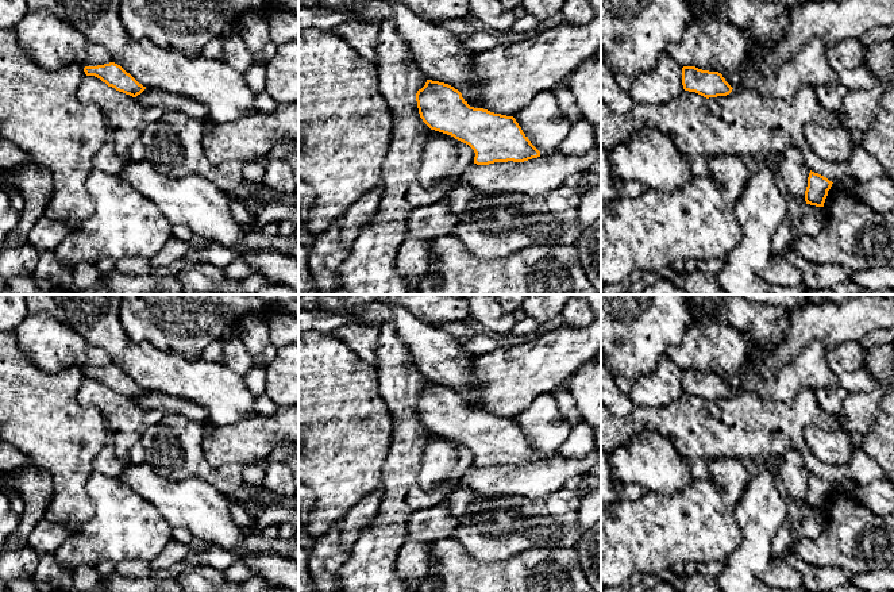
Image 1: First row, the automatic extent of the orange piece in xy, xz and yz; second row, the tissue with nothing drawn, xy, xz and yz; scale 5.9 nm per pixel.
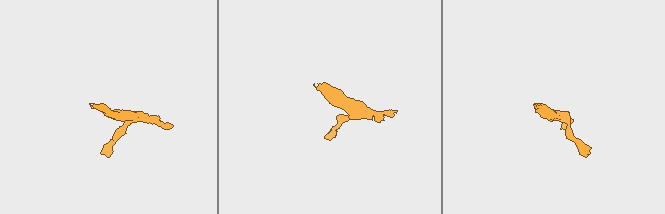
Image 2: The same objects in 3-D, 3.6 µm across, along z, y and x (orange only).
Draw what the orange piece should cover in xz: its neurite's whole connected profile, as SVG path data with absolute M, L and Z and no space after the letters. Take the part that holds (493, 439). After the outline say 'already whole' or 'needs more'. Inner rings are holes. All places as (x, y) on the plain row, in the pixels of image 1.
M427 383L417 393L416 404L423 424L431 433L469 447L477 468L540 460L513 419L470 410L462 396L448 387Z; already whole

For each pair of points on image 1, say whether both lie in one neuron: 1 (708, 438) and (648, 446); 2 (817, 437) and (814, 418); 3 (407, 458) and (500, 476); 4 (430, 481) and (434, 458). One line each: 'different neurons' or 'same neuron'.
1: different neurons
2: different neurons
3: different neurons
4: same neuron

